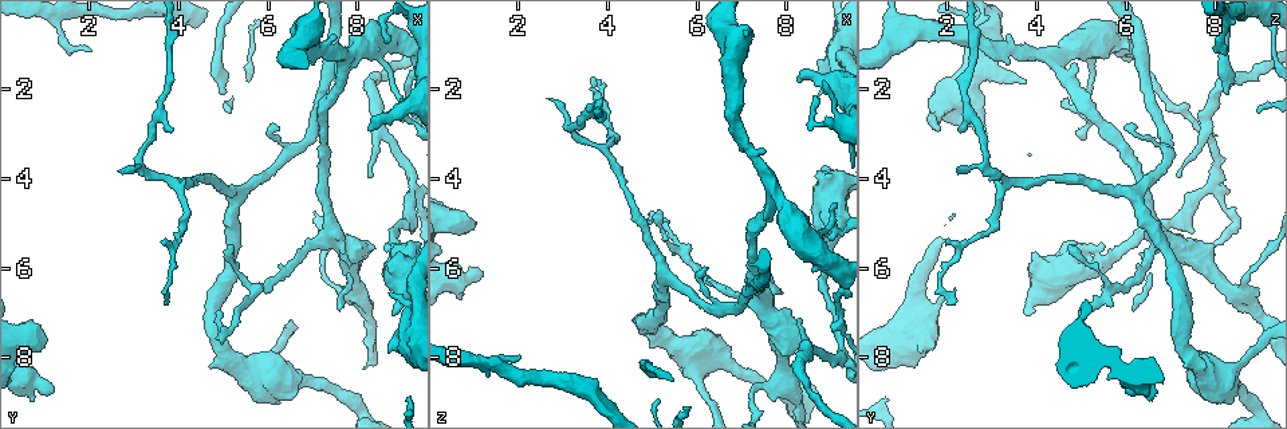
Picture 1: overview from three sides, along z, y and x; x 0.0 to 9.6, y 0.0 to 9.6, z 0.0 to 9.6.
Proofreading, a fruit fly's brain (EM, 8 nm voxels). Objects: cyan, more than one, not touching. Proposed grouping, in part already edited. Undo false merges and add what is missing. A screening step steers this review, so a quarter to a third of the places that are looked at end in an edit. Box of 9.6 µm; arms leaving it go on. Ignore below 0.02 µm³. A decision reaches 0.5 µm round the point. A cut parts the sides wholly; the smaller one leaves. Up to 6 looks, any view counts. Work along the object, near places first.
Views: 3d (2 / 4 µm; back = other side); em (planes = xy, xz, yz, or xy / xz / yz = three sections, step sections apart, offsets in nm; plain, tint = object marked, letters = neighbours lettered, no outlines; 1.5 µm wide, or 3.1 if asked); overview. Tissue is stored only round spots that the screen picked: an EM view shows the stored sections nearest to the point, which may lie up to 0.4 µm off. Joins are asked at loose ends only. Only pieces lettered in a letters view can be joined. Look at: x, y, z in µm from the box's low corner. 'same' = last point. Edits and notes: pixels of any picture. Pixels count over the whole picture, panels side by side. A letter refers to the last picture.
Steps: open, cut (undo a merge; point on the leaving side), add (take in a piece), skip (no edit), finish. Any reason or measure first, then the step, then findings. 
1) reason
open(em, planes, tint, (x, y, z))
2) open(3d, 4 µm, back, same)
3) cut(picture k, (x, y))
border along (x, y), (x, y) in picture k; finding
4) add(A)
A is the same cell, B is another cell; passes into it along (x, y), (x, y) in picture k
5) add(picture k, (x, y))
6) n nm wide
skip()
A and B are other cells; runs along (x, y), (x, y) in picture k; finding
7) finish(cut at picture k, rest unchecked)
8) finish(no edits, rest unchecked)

free end
open(em, planes, plain, (4.90, 2.10, 8.25))

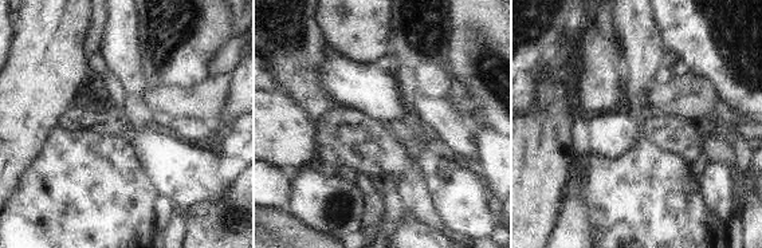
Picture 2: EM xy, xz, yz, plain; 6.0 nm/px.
open(em, planes, letters, same)

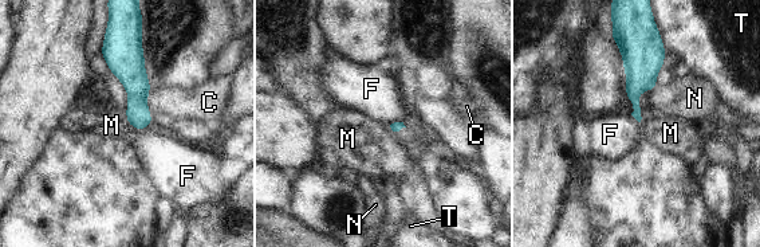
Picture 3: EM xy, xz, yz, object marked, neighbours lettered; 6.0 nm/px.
skip()
C, F, M, N and T are other cells; border along (126, 118), (132, 125) in picture 3; no lettered piece goes on from it

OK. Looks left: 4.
thin arm on a thick one
open(em, planes, tint, (7.45, 5.15, 6.60))

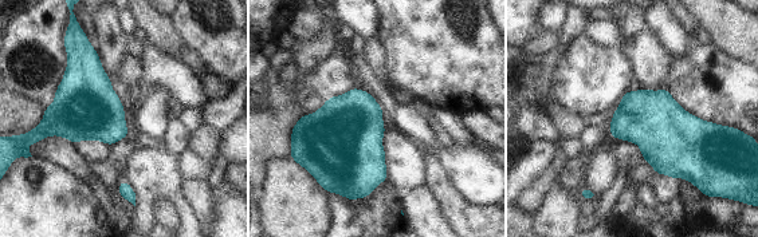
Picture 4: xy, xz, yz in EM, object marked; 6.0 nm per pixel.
open(em, planes, letters, same)

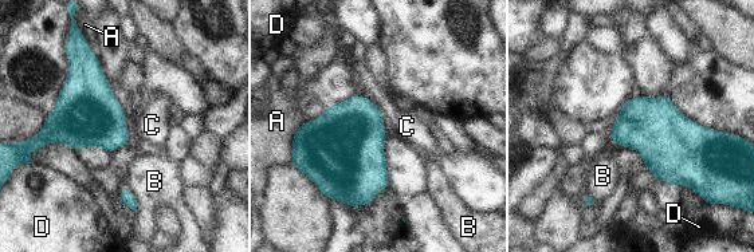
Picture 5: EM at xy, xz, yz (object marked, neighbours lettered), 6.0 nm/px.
A touches over 280 nm
skip()
A, B, C and D are other cells; all the same cell

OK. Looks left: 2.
thick turns thin
open(em, planes, tint, (7.30, 6.15, 8.70))

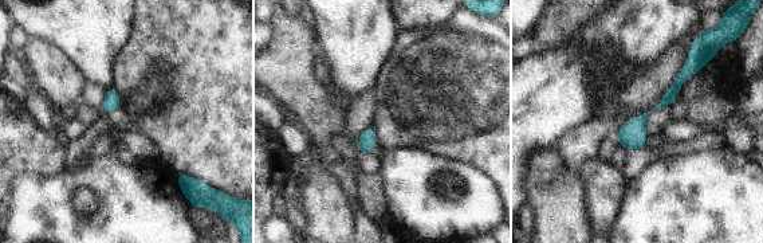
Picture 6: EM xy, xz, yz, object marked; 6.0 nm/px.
see the neighbours
open(em, planes, letters, same)

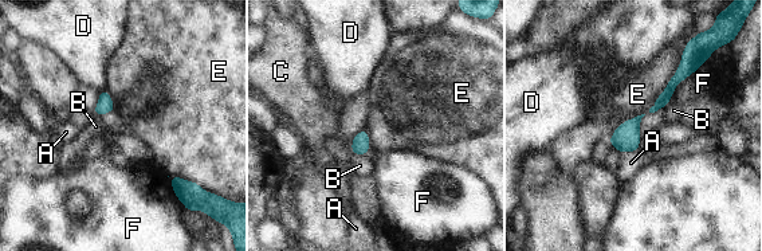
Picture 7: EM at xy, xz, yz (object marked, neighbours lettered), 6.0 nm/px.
80 nm wide
skip()
A, B, C, D, E and F are other cells; border along (682, 53), (675, 74), (648, 112) in picture 7; one cell here

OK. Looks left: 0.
finish(no edits, rest unchecked)

